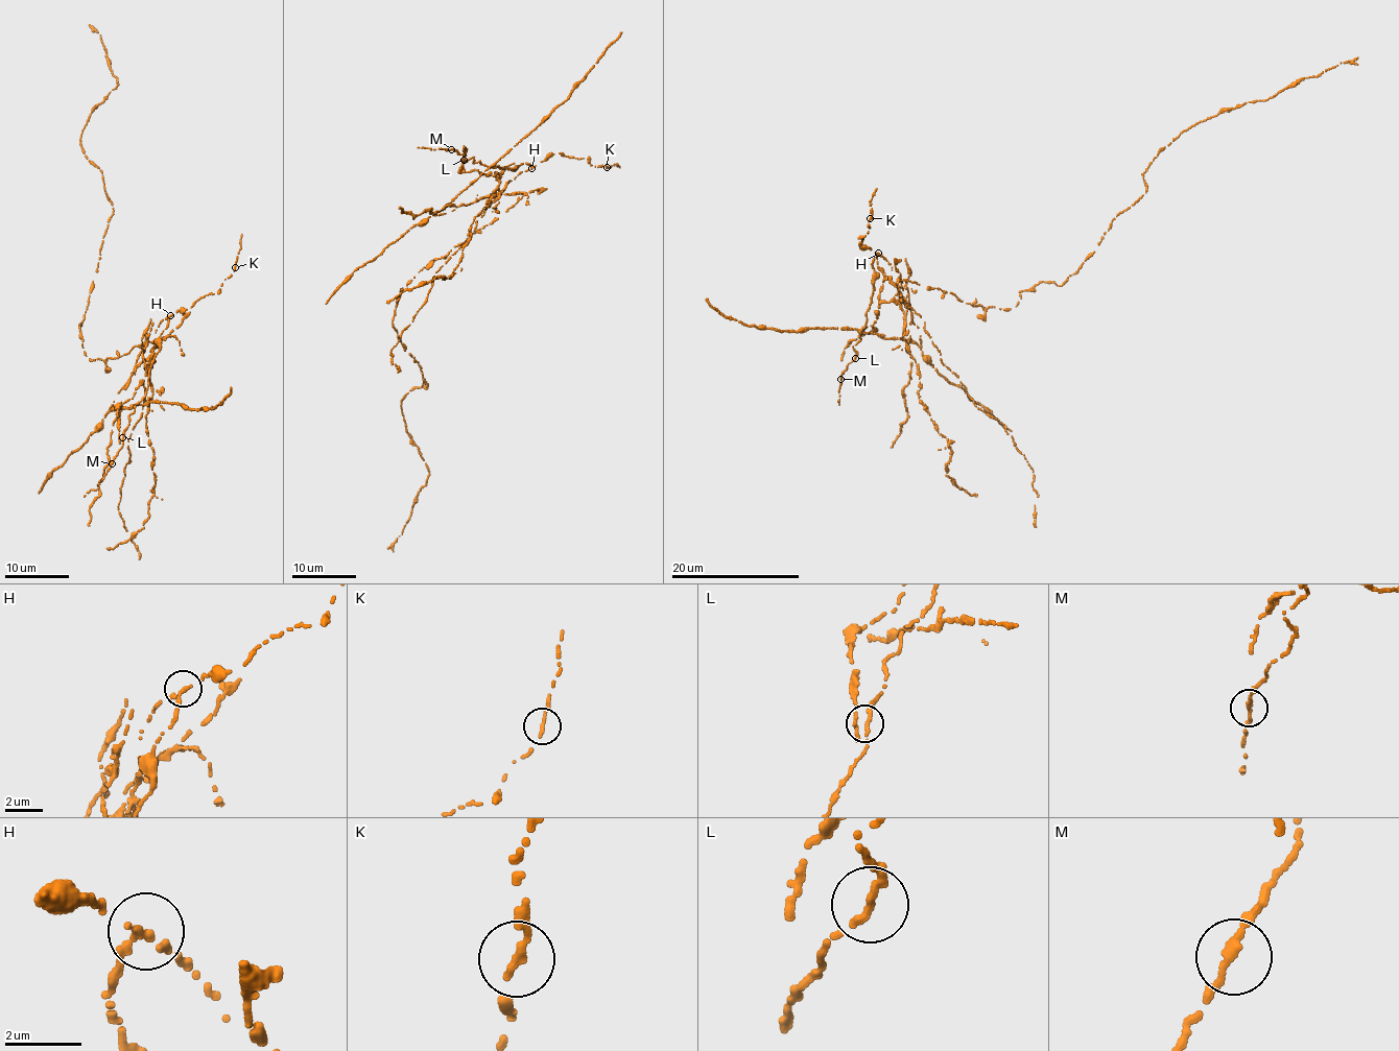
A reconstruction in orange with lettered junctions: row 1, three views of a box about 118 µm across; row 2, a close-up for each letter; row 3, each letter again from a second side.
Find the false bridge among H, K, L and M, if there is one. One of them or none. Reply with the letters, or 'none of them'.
H

